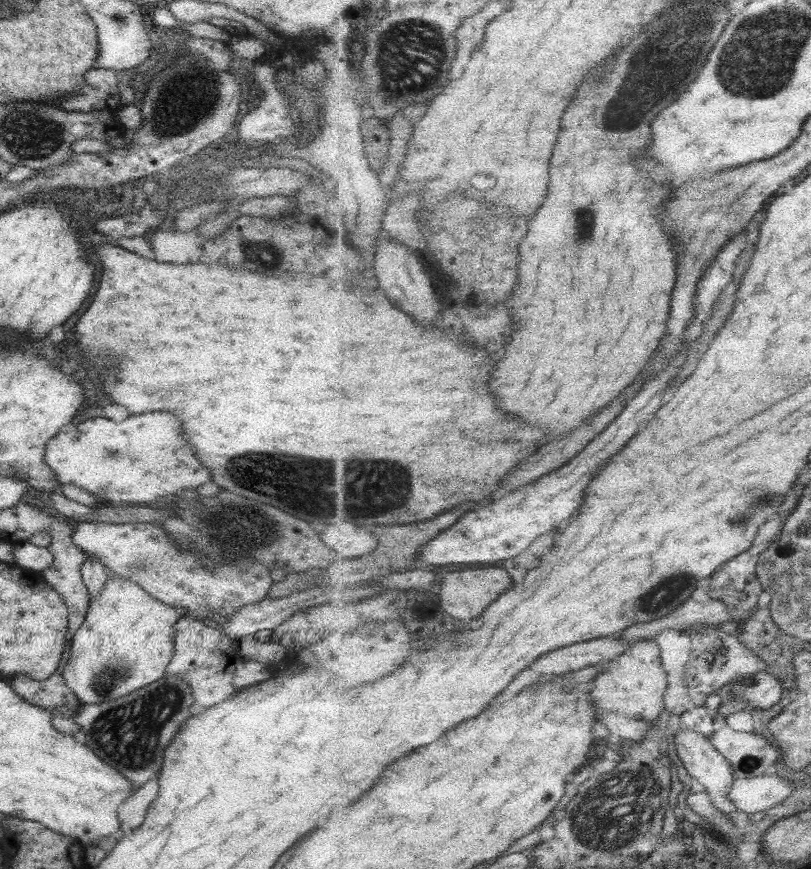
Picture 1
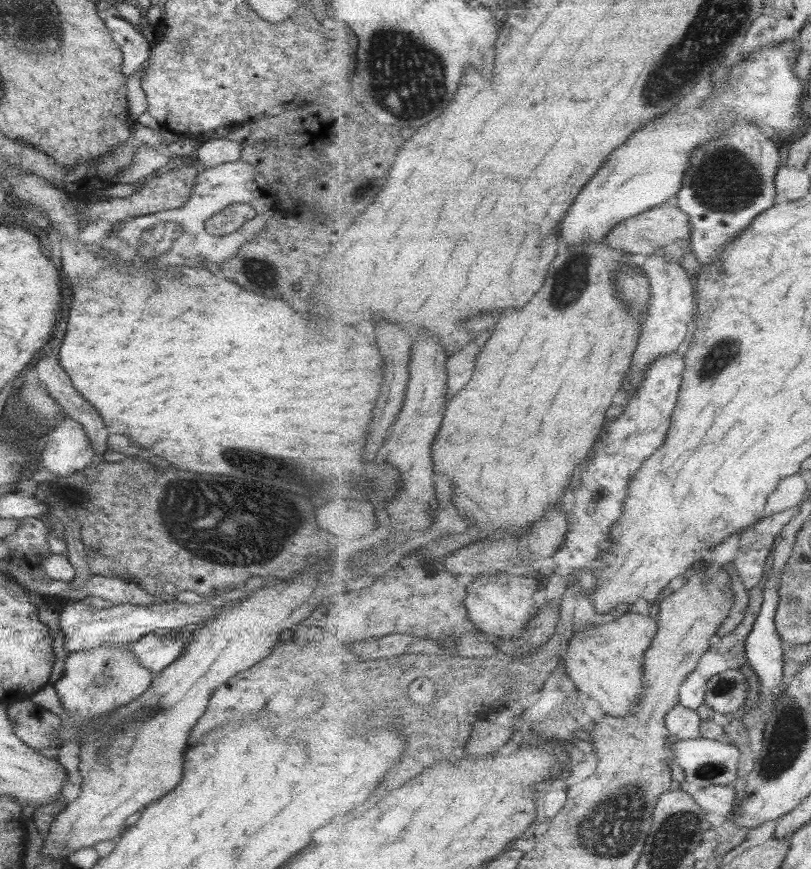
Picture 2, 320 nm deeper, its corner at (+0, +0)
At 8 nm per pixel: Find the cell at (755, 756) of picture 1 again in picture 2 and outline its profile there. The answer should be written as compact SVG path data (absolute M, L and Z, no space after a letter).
M705 738L674 740L671 748L674 762L683 771L684 781L688 783L687 794L693 795L700 788L713 785L732 786L739 774L739 758L741 750L735 744L727 744L722 740Z

